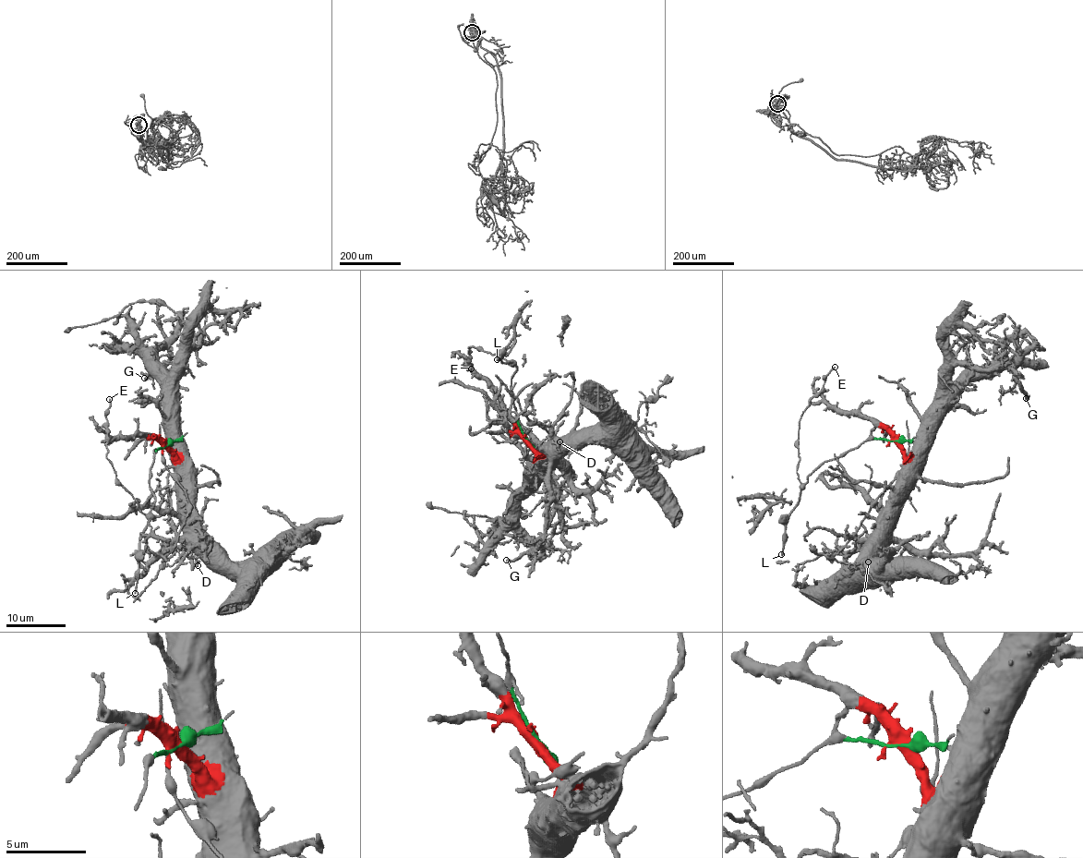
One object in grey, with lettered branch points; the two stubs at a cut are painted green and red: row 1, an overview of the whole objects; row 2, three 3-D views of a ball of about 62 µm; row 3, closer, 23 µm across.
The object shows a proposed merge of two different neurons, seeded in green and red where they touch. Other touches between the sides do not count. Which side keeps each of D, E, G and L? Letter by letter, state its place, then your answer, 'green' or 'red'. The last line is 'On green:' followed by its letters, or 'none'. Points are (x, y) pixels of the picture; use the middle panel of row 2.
D: at (559, 441); red
E: at (471, 368); green
G: at (506, 560); red
L: at (497, 359); green
On green: E, L

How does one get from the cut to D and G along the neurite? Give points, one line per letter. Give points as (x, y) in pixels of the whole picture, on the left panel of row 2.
D: (166, 446), (166, 450), (178, 464), (178, 511), (186, 540), (195, 551), (198, 566)
G: (166, 446), (174, 456), (164, 430), (164, 378), (157, 369), (157, 351), (168, 350), (168, 361), (144, 379)

